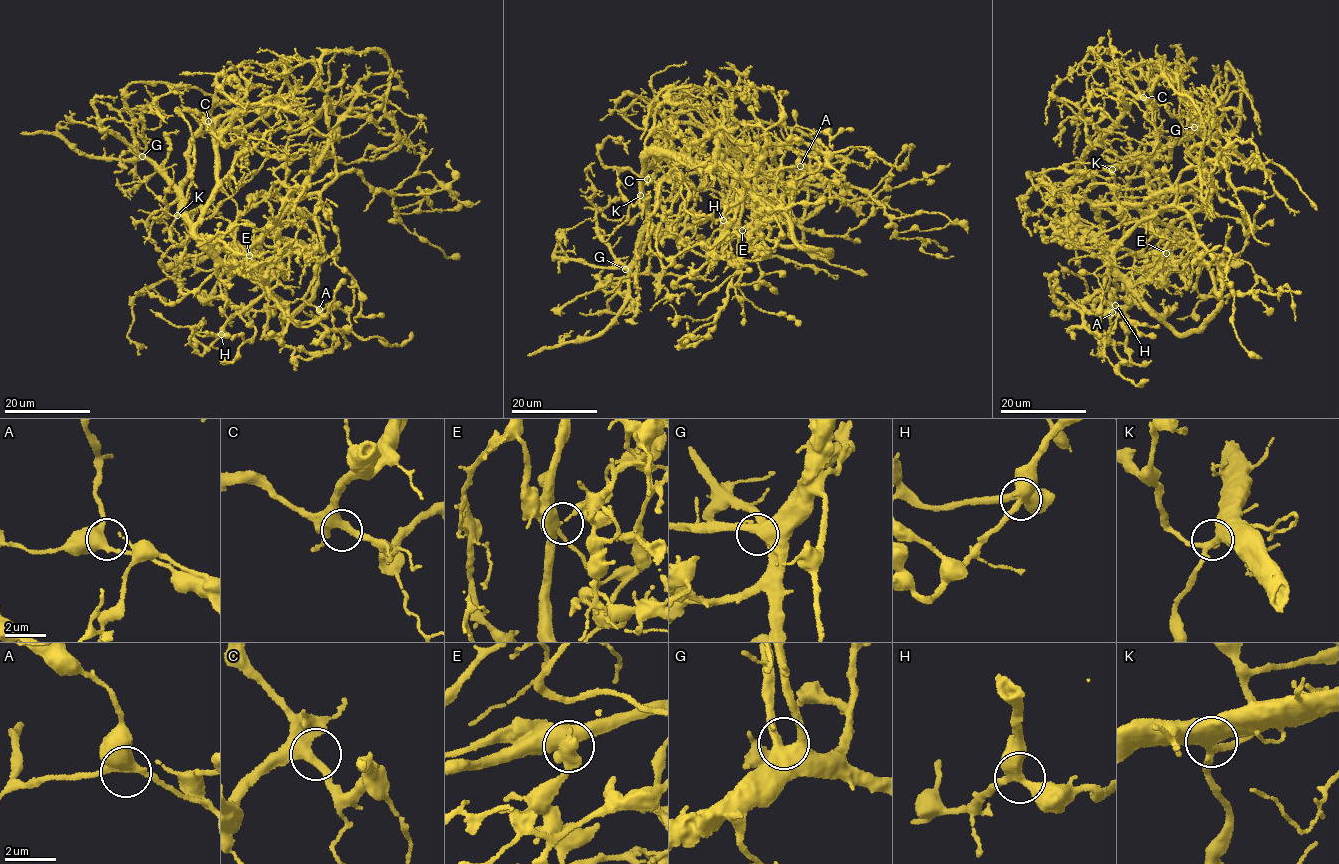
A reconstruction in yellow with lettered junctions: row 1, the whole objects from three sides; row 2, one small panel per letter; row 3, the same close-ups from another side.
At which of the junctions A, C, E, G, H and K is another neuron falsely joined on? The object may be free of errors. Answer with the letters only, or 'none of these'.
E

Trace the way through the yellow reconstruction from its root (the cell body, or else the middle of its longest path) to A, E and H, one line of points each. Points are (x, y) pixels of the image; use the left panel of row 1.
A: (213, 196), (195, 228), (198, 238), (225, 262), (258, 267), (268, 294), (296, 323), (315, 320), (319, 309)
E: (213, 196), (195, 228), (196, 236), (225, 262), (253, 263), (260, 276), (245, 263), (245, 258), (249, 255)
H: (213, 196), (195, 228), (196, 236), (225, 262), (253, 263), (264, 289), (258, 299), (227, 322), (221, 334)

